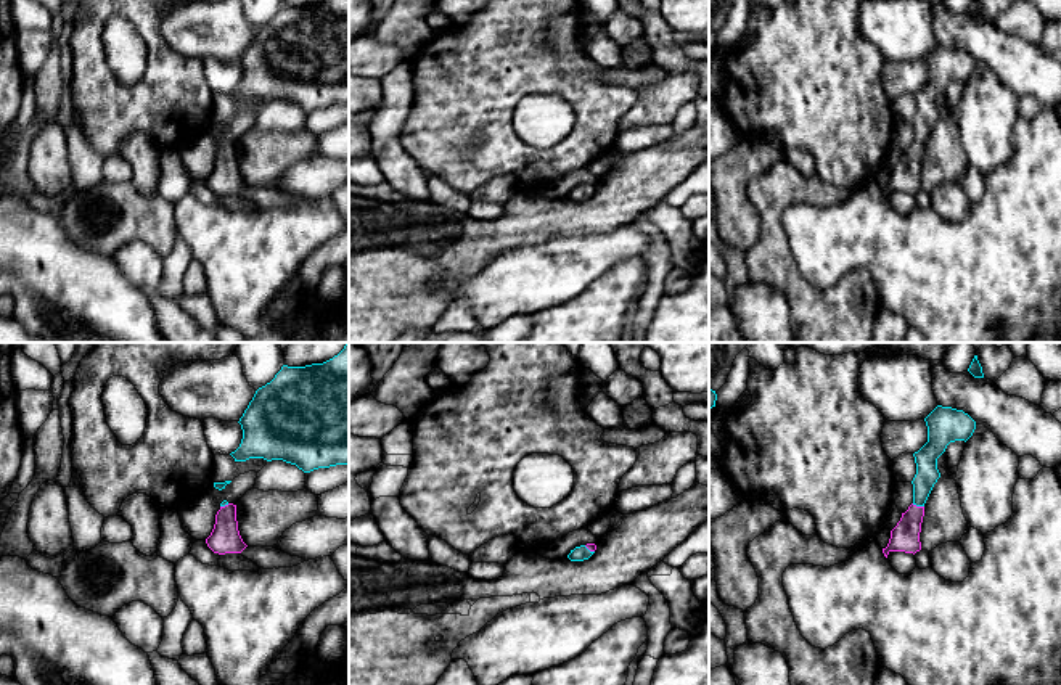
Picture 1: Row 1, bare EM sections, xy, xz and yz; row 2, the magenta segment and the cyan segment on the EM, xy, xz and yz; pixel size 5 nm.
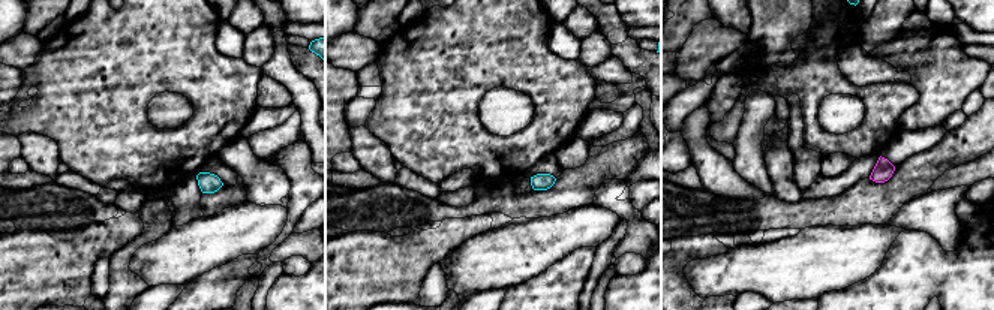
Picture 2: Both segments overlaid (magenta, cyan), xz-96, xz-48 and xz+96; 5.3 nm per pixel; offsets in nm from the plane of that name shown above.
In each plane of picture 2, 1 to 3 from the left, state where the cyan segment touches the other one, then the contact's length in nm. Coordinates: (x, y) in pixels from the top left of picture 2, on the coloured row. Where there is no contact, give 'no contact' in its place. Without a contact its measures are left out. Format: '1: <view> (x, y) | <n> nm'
1: no contact
2: no contact
3: no contact

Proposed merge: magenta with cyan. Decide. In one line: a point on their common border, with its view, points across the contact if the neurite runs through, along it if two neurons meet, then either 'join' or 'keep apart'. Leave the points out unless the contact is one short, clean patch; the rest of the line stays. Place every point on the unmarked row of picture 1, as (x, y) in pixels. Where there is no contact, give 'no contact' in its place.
meets magenta in yz at (918, 147); runs through yz (905, 176), (918, 147), (926, 114); join

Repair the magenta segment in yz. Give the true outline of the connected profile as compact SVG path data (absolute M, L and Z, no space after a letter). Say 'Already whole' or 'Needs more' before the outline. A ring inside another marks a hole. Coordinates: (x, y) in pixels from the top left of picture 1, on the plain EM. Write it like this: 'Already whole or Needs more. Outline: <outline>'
Needs more. Outline: M937 45L926 58L928 82L913 93L916 103L916 114L913 124L913 143L900 161L891 170L891 178L884 196L891 191L916 193L921 190L920 172L924 156L924 143L940 117L937 109L937 98L945 92L947 85L955 80L968 80L974 69L976 61L965 53L952 47Z

